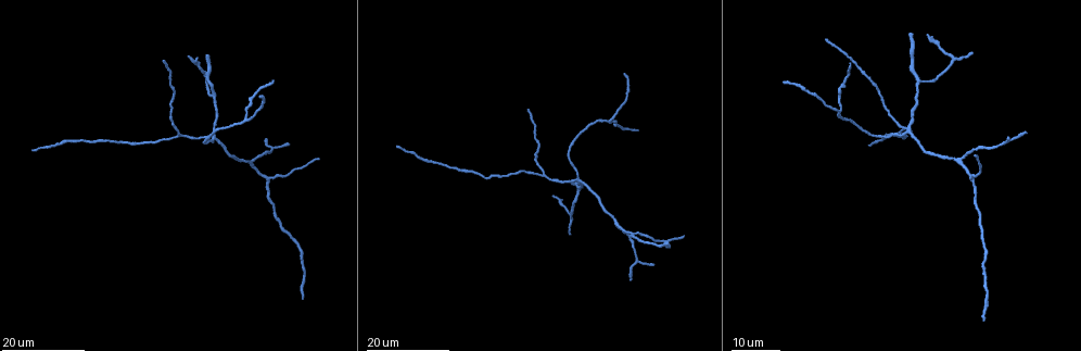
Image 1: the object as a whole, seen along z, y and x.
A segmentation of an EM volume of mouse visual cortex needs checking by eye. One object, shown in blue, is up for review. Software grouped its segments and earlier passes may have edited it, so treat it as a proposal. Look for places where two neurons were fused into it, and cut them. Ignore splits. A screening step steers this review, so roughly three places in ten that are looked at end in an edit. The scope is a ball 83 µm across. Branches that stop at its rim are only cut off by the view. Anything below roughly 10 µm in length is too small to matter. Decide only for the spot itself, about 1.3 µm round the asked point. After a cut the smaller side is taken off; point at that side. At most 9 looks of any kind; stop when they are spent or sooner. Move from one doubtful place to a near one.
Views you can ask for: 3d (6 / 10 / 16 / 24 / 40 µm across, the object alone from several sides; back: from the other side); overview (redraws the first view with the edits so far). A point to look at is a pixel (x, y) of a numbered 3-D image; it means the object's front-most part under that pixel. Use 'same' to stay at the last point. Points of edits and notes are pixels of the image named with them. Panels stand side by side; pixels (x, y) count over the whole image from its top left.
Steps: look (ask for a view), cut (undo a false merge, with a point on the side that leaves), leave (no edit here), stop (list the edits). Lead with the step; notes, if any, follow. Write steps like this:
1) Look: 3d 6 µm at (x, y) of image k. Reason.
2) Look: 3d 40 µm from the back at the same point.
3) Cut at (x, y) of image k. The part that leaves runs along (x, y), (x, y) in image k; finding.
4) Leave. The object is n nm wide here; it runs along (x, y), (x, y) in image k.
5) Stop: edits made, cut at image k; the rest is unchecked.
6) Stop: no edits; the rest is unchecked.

Look: 3d 24 µm at (246, 122) of image 1. Branch point.

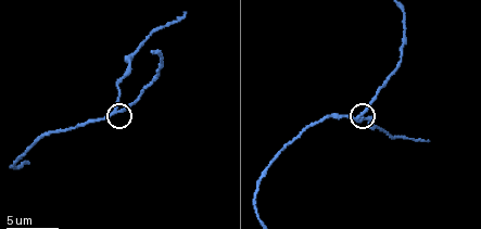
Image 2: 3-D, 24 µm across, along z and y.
Look: 3d 6 µm at (357, 118) of image 2.

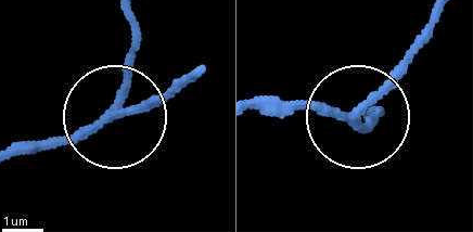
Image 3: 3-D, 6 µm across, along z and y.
Leave. 3 arms meet here; it runs along (15, 145), (67, 145), (109, 125), (129, 62), (129, 21) in image 3; all the same neuron.

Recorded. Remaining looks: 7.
Look: 3d 16 µm at (960, 158) of image 1. Branch point.

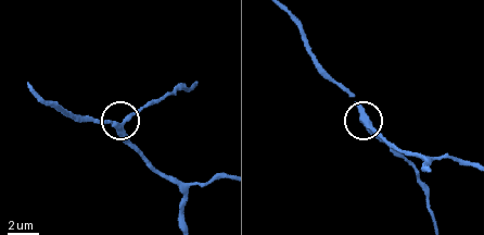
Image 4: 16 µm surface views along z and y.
Look: 3d 10 µm at the same point.

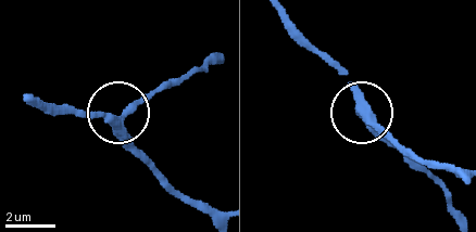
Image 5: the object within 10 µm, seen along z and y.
Leave. 3 arms meet here; continuous, no second neuron.

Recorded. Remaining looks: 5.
Look: 3d 16 µm at (636, 255) of image 1. Calibre changes.

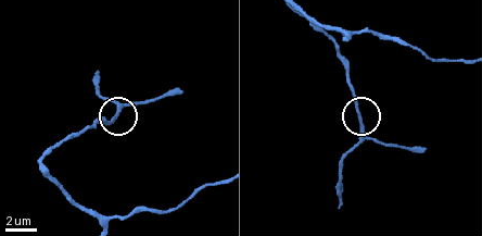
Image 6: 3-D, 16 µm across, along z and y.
Look: 3d 10 µm at (358, 118) of image 6.

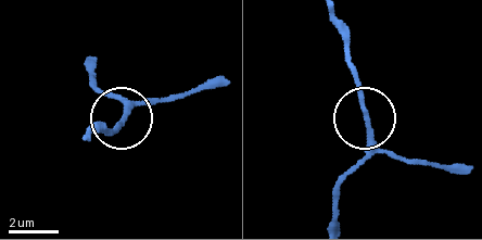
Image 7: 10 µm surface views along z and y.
Leave. One neuron here.

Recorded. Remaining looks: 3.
Look: 3d 16 µm at (545, 173) of image 1. Arms part here.

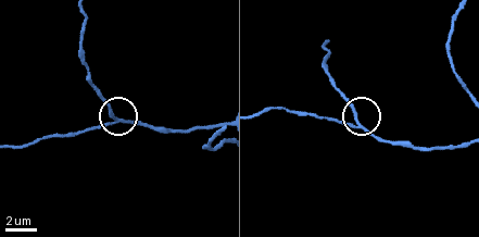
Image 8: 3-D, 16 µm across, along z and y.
Look: 3d 6 µm at (112, 120) of image 8.

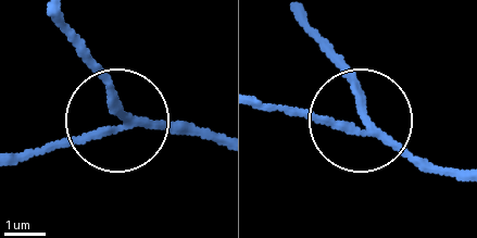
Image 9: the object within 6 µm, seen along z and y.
Leave. 3 arms meet here; continuous, no second neuron.

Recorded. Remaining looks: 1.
Stop: no edits; the rest is unchecked.

